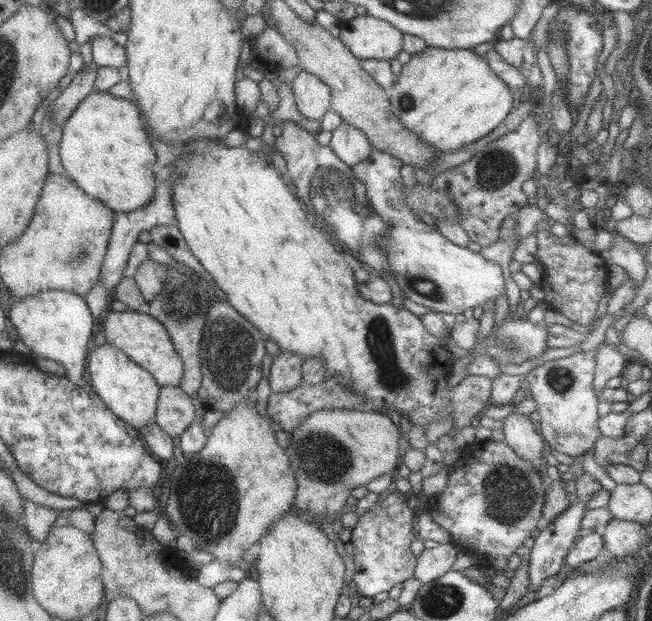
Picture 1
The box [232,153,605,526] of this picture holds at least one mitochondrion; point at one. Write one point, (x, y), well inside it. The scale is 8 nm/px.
(333, 199)

